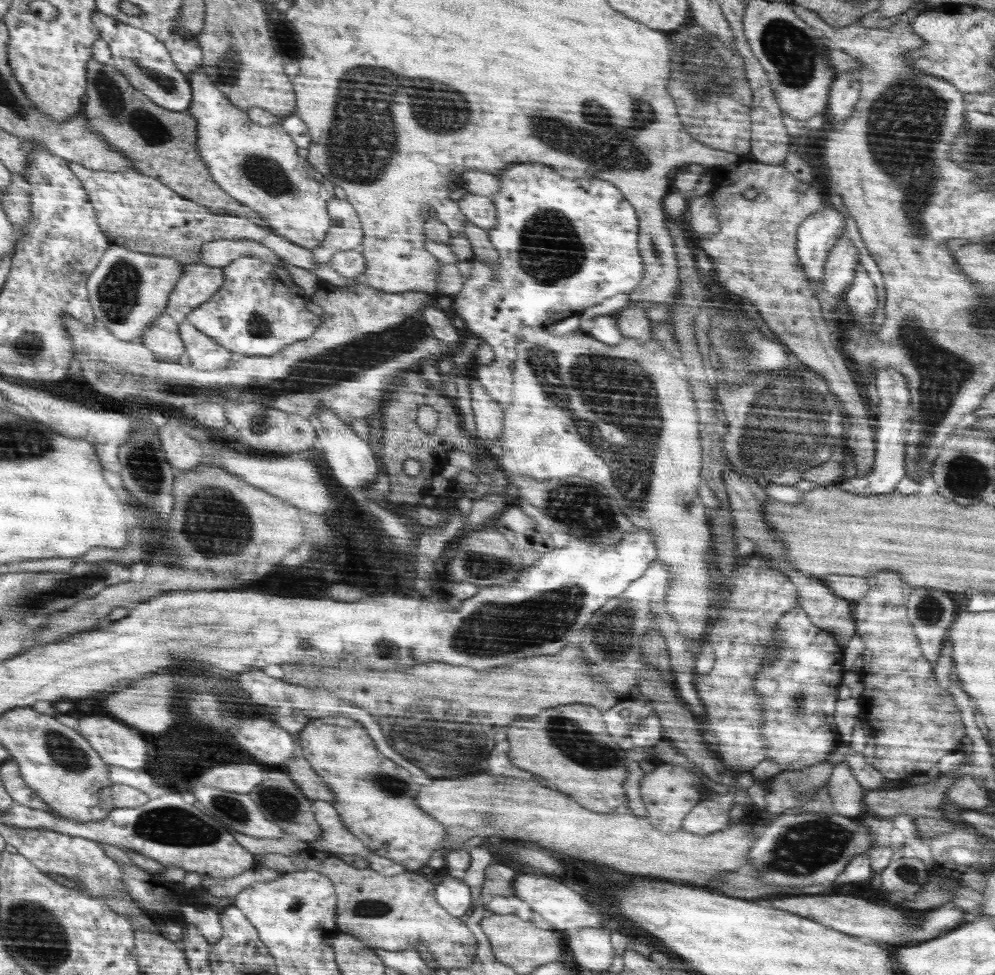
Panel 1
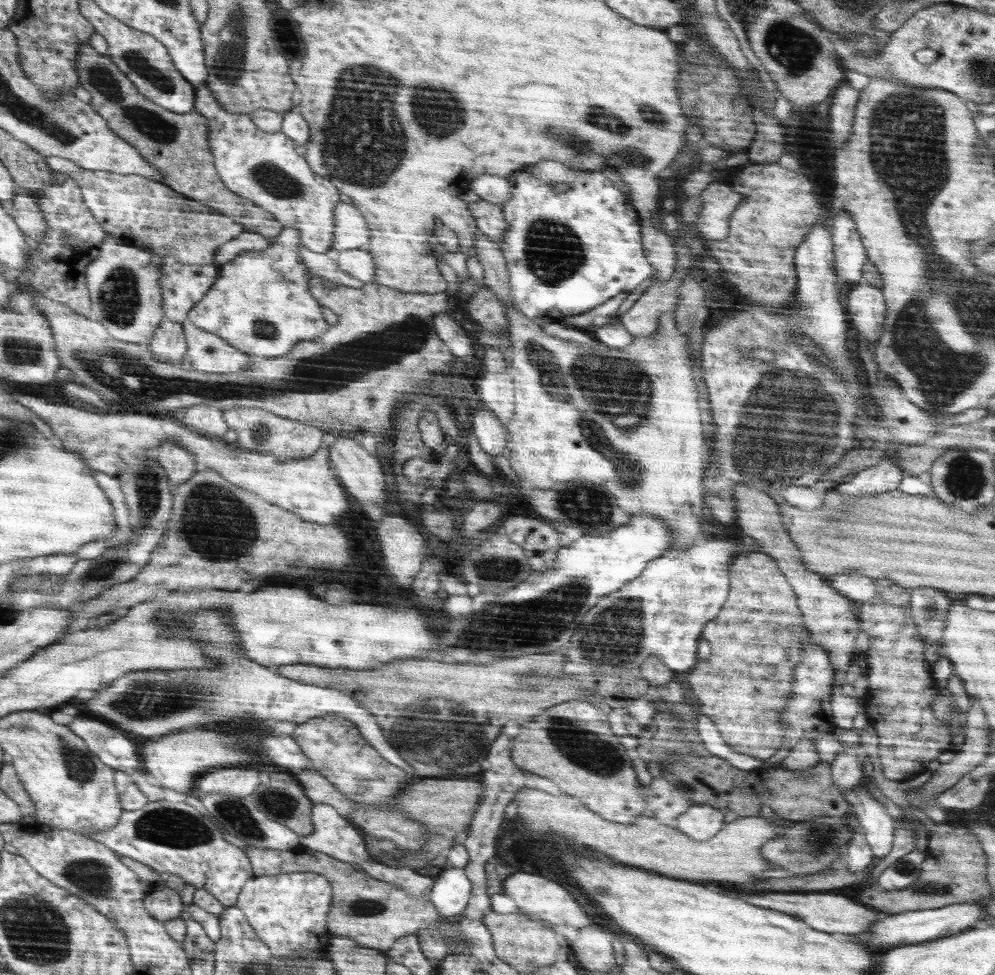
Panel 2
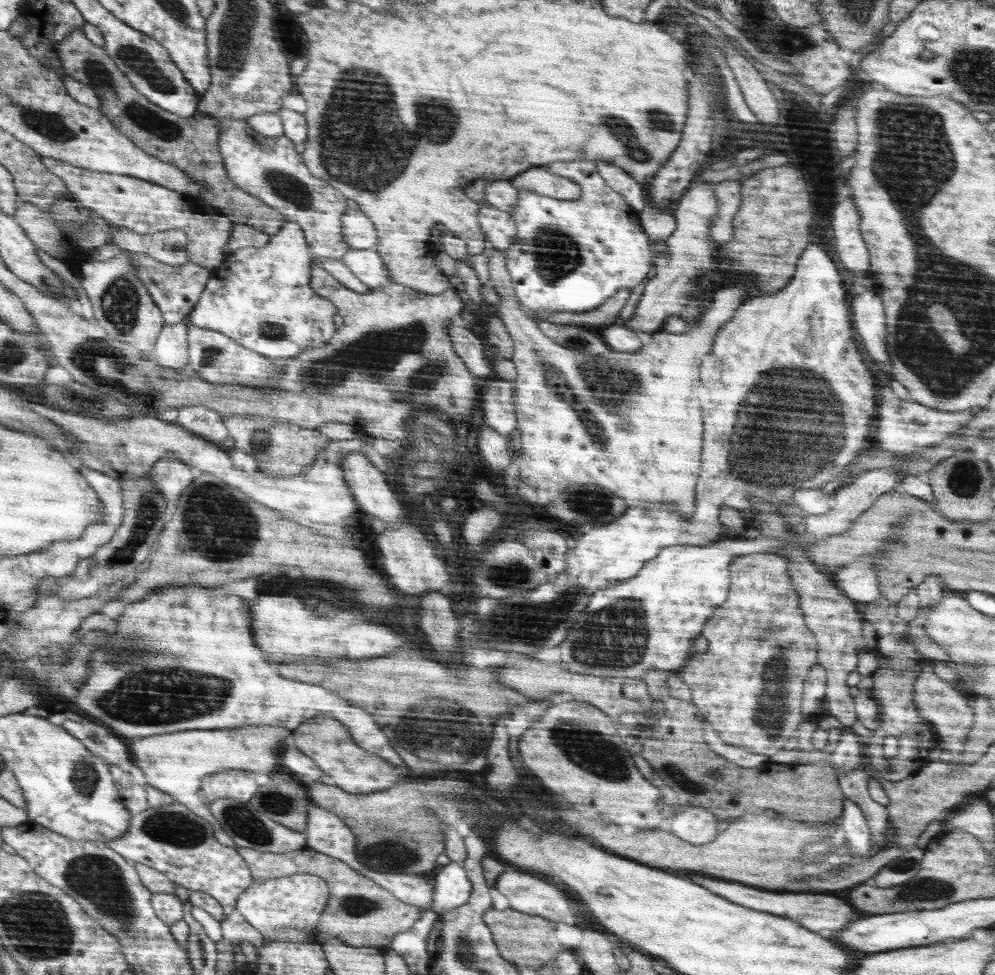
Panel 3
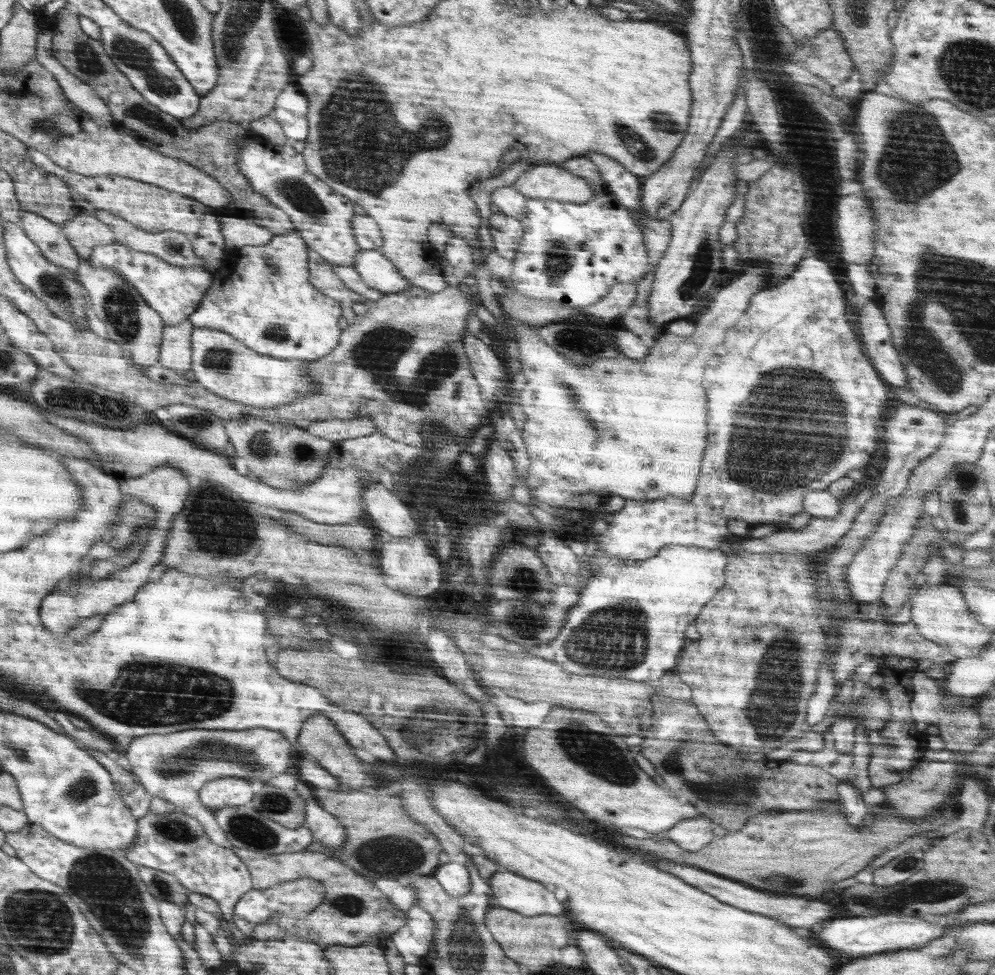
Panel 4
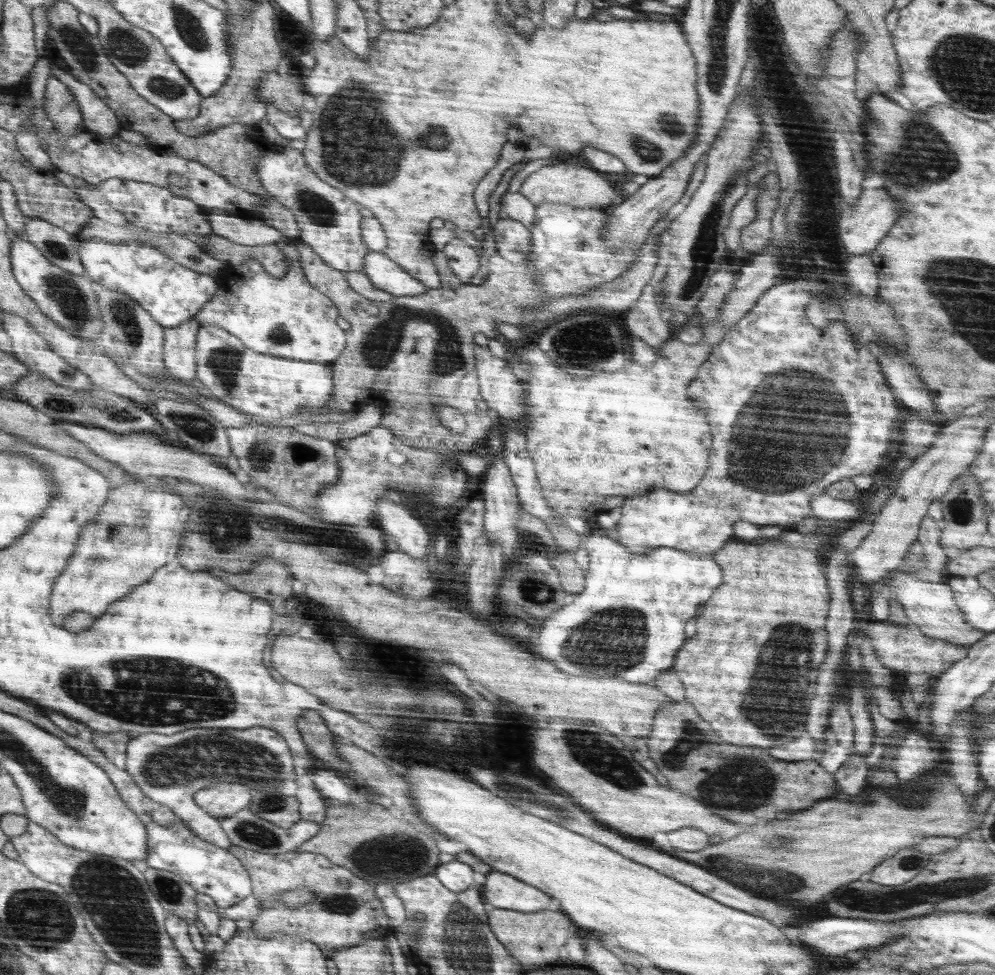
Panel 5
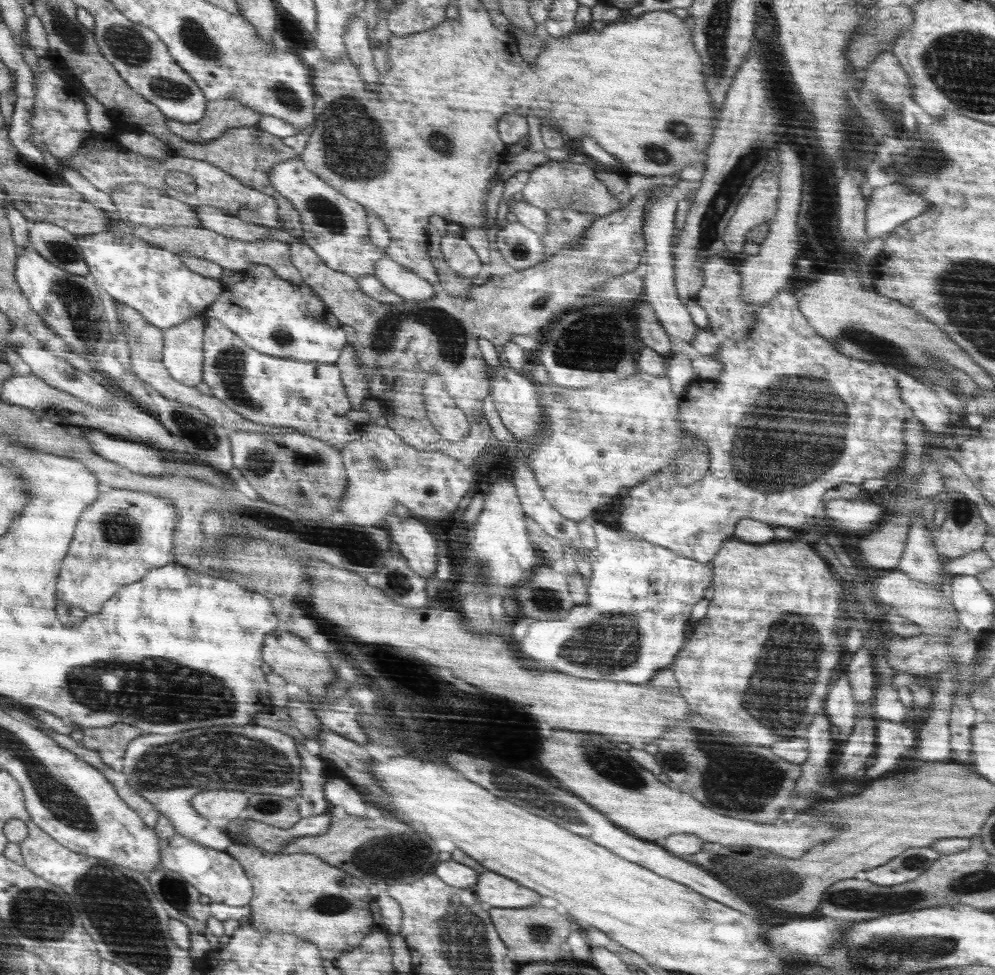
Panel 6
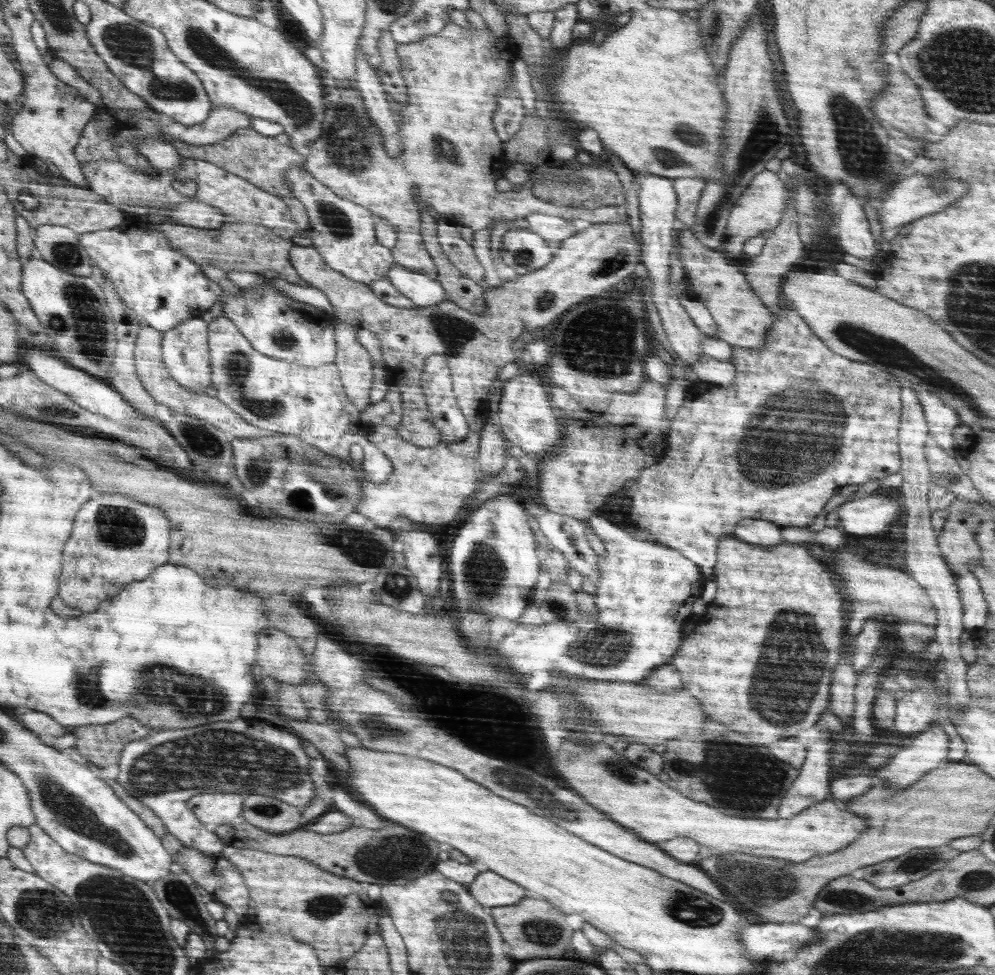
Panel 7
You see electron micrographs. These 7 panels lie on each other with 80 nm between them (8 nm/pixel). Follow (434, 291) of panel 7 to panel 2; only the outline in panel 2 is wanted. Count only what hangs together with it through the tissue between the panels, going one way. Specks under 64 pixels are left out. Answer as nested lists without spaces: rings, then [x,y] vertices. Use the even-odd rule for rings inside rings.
[[[366,248],[344,250],[333,256],[338,266],[351,277],[361,280],[363,284],[375,282],[377,268]]]

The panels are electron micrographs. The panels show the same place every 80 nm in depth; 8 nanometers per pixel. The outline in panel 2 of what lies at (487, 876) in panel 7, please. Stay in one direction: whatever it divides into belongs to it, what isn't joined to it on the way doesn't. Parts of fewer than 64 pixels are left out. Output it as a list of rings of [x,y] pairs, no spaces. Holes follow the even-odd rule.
[[[528,872],[512,873],[503,884],[503,893],[512,898],[520,910],[551,925],[564,924],[578,928],[594,926],[592,918],[588,918],[588,916],[584,918],[584,909],[578,904],[578,901],[574,900],[570,894],[566,894],[566,888],[562,888],[560,884],[556,884],[552,880],[550,882],[544,880],[542,876],[528,874]]]

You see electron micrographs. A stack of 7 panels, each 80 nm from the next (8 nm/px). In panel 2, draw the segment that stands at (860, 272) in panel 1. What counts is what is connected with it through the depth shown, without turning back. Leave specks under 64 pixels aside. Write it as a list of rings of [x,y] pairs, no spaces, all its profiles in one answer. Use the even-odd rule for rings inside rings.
[[[860,282],[848,294],[848,321],[868,342],[878,341],[884,330],[885,297],[881,290]]]

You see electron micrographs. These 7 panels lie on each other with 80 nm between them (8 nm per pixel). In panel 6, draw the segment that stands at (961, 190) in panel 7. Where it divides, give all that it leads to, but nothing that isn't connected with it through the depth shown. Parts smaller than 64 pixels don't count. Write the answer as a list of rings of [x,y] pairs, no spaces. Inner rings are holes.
[[[904,184],[876,188],[866,203],[866,234],[868,238],[890,234],[897,226],[926,212],[926,208],[930,203],[920,194],[912,194]]]

